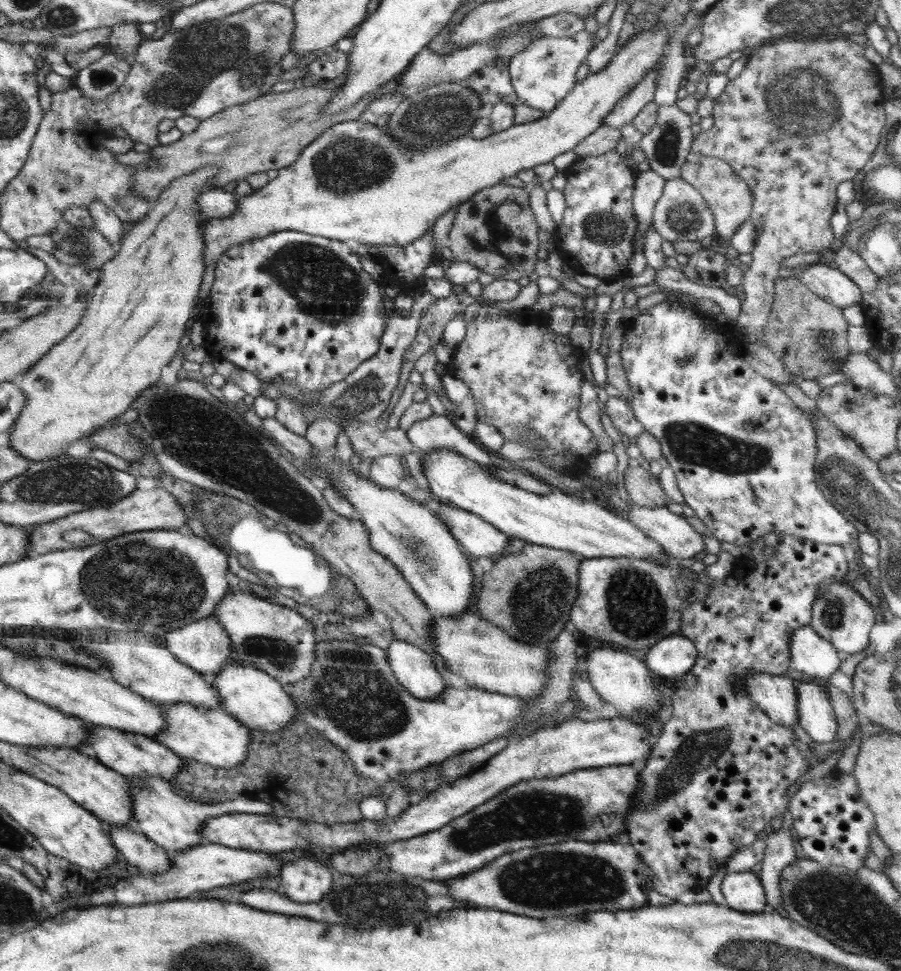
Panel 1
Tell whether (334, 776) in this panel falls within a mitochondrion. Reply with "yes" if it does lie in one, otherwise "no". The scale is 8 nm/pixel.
yes

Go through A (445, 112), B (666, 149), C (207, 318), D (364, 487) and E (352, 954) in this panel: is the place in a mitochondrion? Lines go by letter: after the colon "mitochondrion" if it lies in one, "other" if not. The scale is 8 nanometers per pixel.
A: mitochondrion
B: mitochondrion
C: other
D: other
E: other

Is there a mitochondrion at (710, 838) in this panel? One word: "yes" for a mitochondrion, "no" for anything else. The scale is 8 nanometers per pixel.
no

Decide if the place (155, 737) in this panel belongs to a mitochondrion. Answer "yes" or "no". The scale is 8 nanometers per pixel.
no

